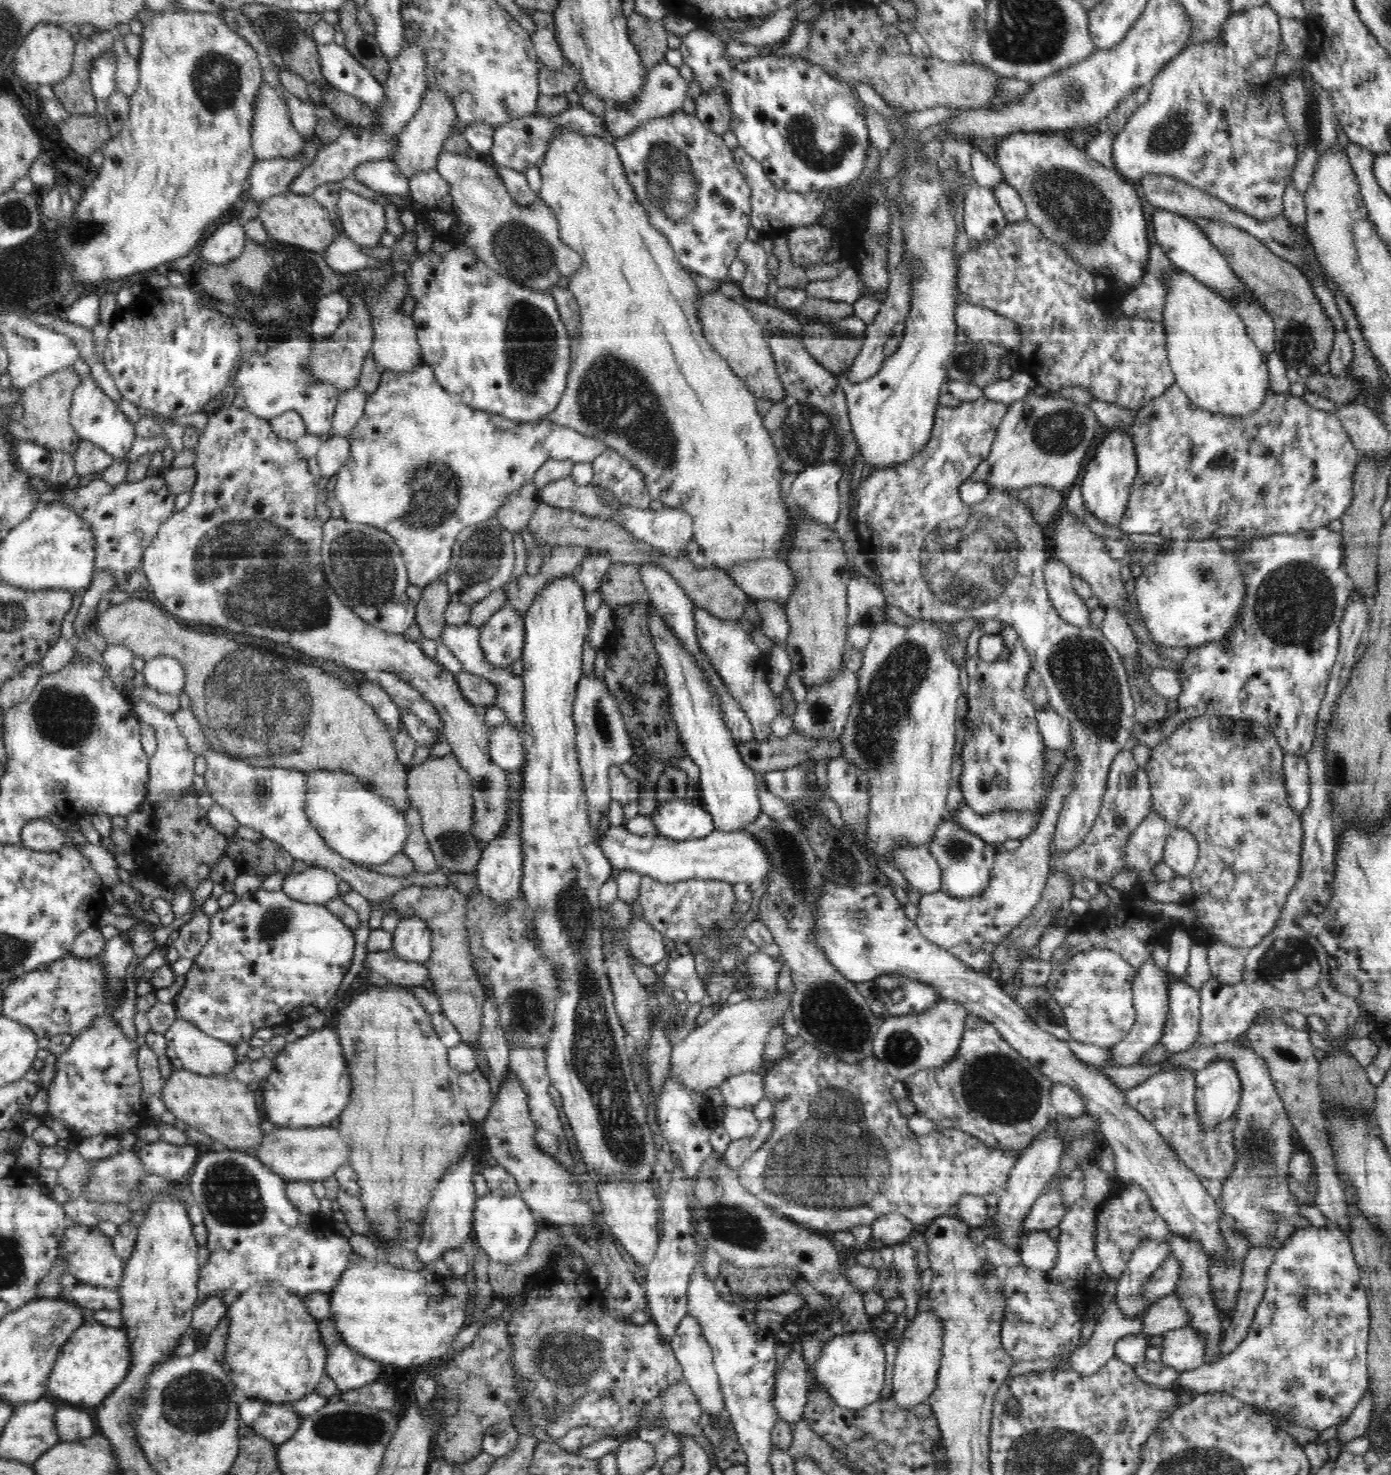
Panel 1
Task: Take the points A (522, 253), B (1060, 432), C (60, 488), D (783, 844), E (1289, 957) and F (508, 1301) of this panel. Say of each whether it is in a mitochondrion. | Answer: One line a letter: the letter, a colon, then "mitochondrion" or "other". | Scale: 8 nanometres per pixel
A: mitochondrion
B: mitochondrion
C: other
D: mitochondrion
E: mitochondrion
F: other

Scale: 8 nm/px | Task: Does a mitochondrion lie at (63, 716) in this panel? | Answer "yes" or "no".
yes

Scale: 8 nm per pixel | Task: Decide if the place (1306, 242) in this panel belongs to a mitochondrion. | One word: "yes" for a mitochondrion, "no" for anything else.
no

